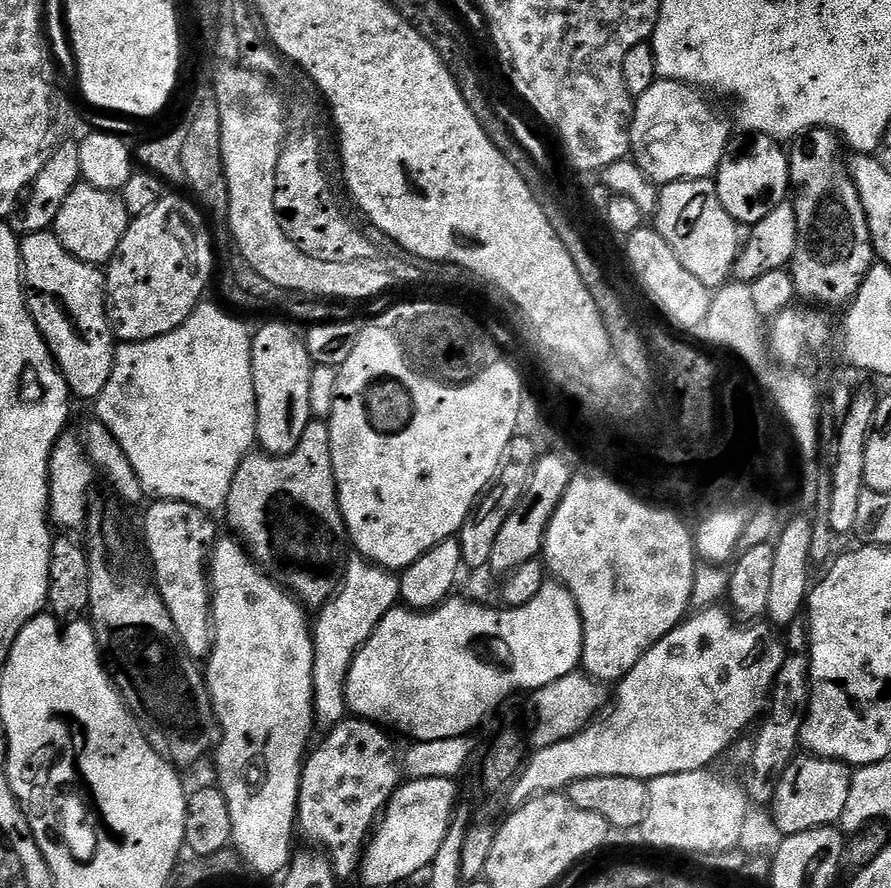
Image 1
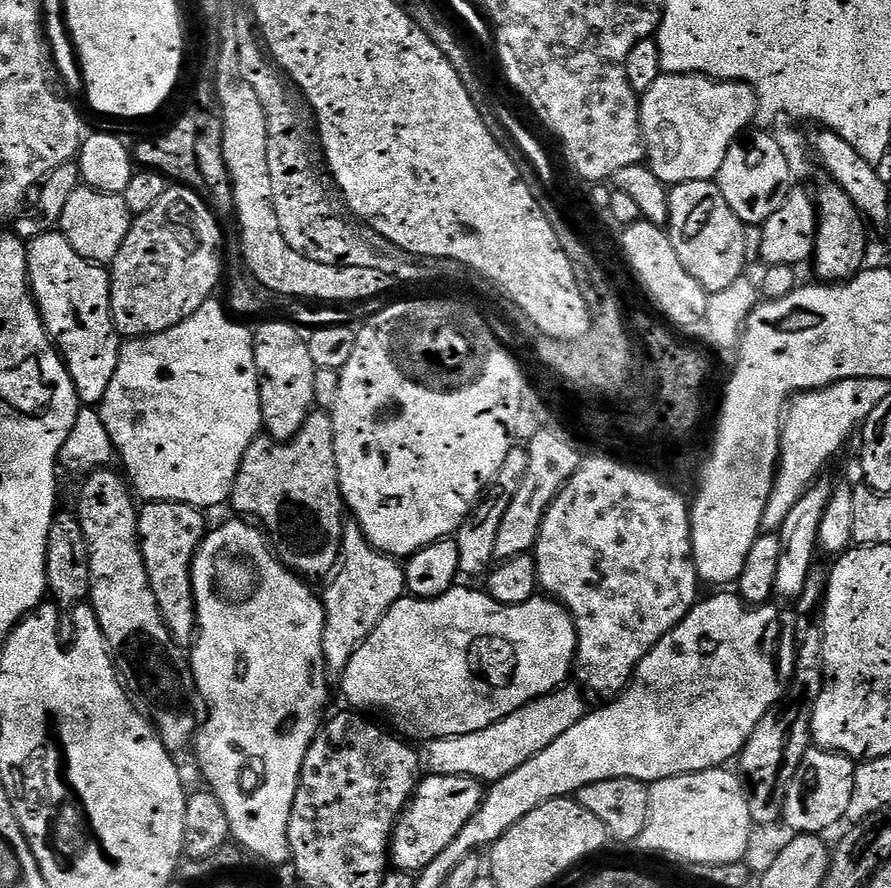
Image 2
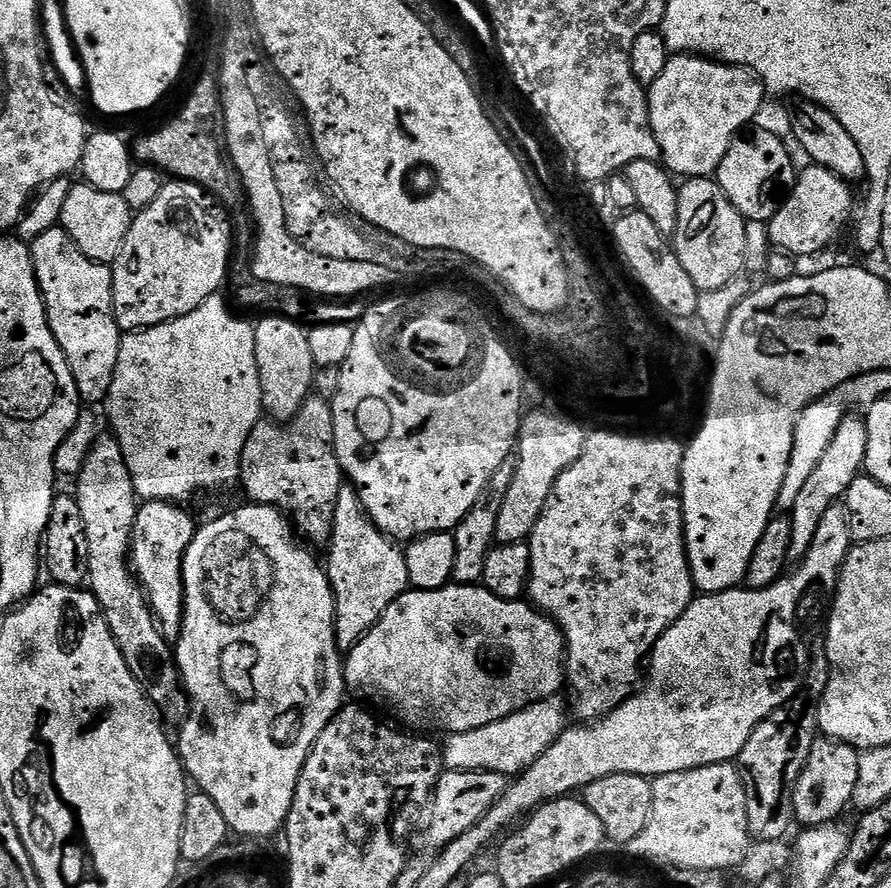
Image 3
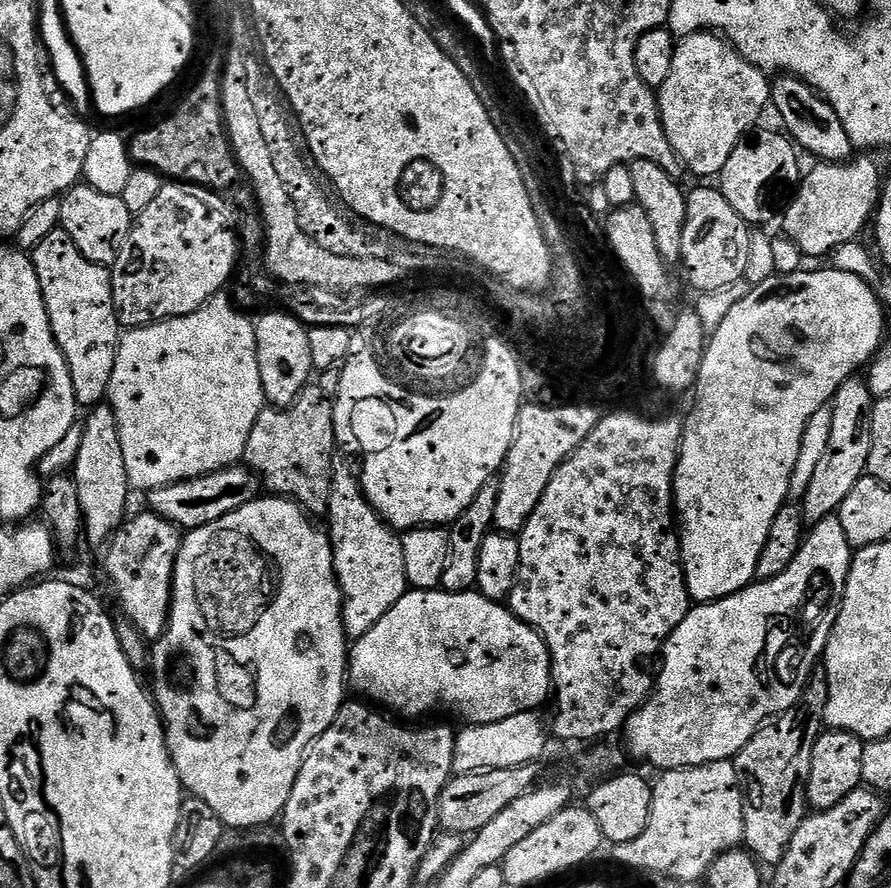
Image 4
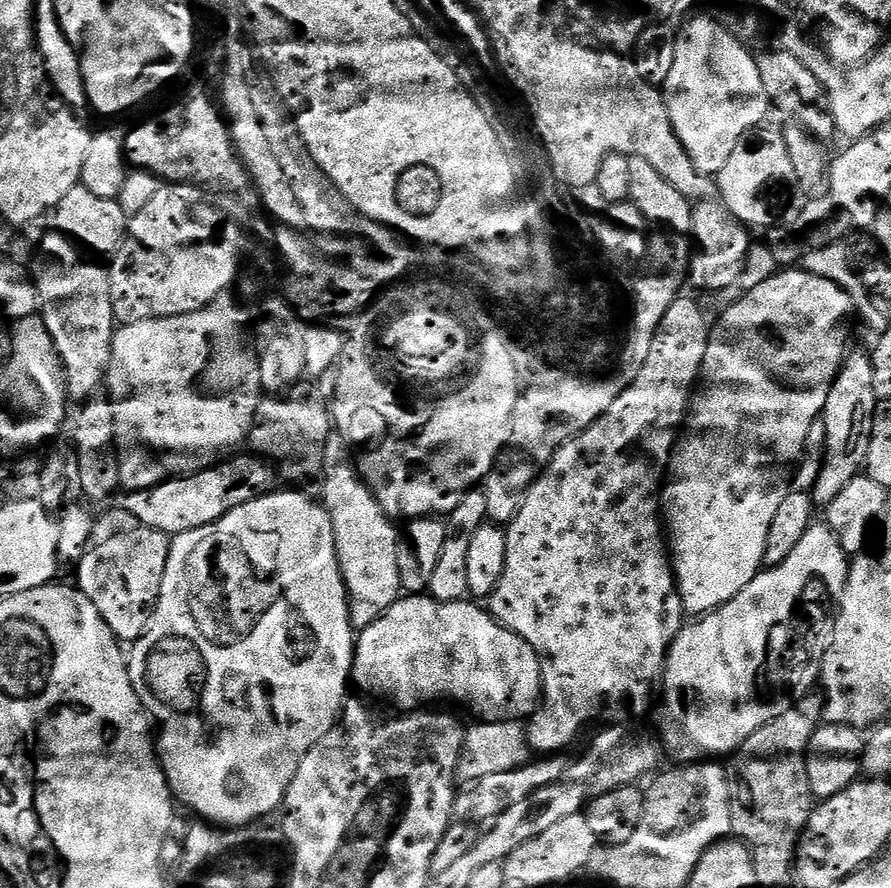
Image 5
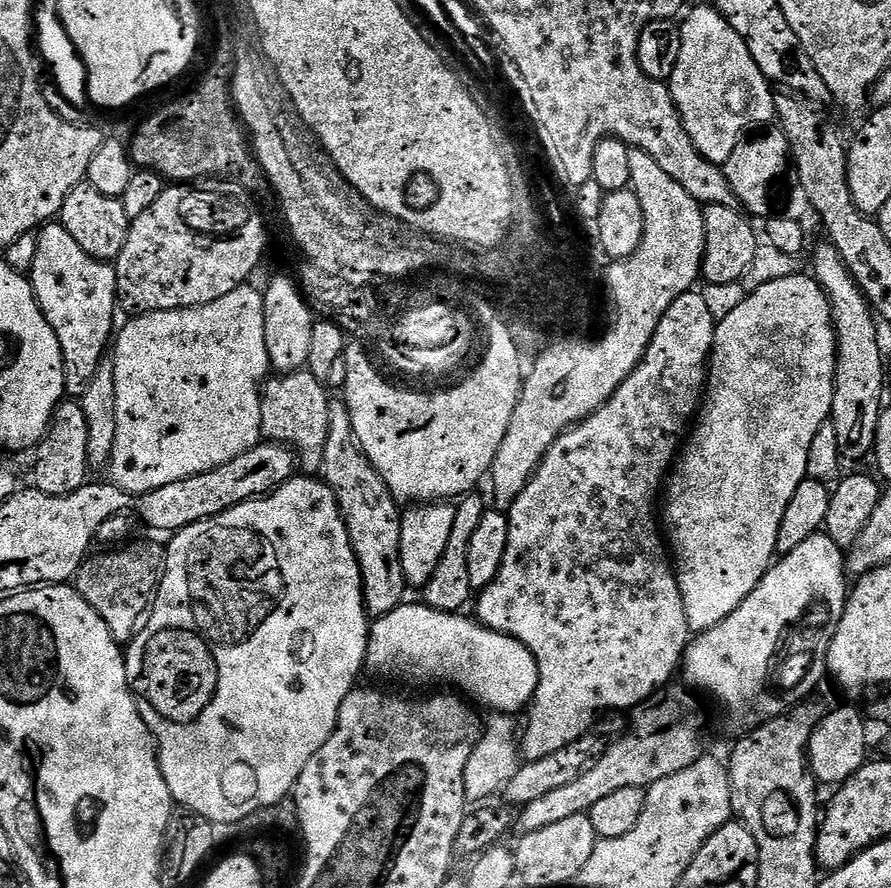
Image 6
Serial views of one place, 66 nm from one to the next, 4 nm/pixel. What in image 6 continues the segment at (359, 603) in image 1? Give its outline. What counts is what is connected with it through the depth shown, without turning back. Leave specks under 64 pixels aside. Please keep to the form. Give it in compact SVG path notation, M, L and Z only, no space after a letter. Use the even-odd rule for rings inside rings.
M343 399L330 403L330 430L326 434L326 450L319 475L336 496L358 566L364 587L364 607L369 617L379 618L390 614L398 605L405 603L406 585L400 561L400 517L401 509L390 494L386 482L374 470L370 458L356 441L354 426Z

